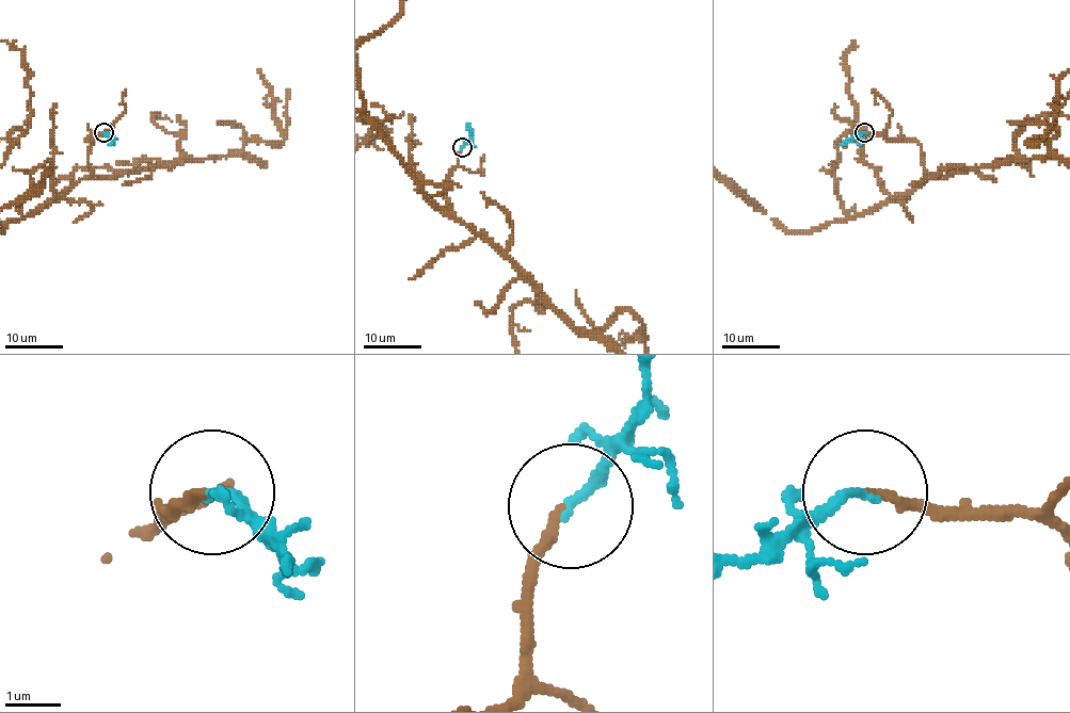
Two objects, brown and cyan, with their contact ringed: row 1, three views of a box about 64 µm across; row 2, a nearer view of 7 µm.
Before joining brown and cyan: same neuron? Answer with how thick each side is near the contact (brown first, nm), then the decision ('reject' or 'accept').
calibres 160 and 160 nm; accept

